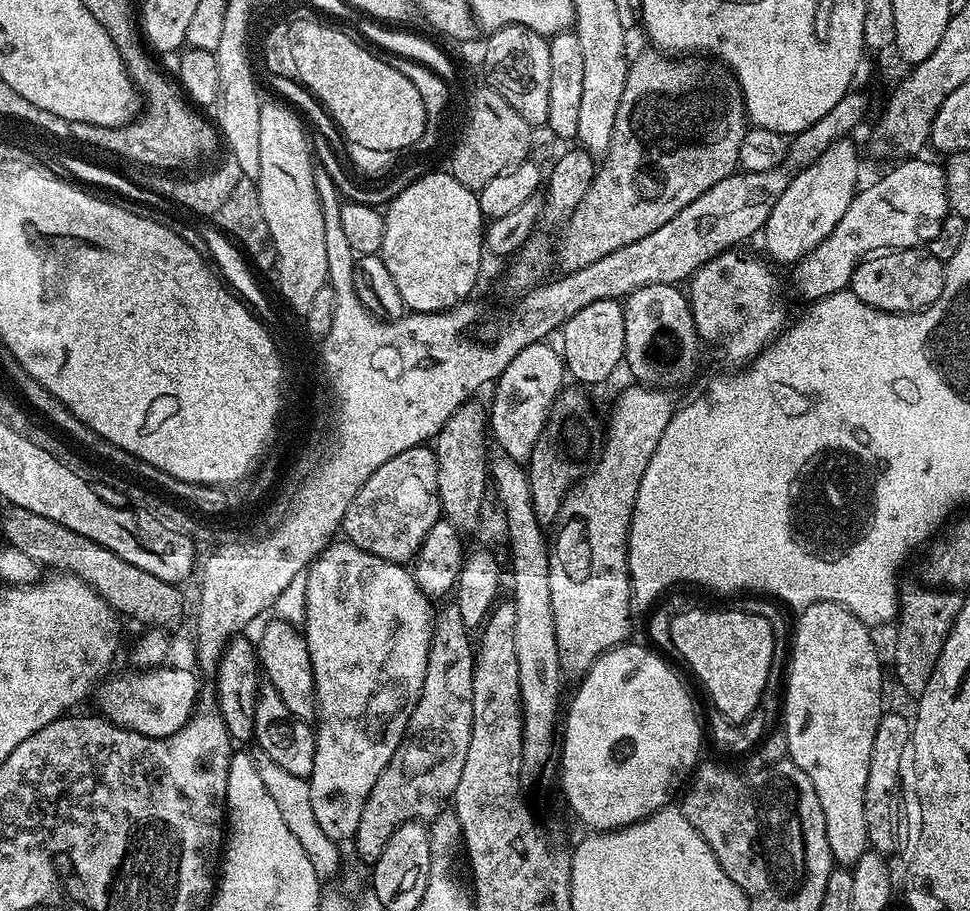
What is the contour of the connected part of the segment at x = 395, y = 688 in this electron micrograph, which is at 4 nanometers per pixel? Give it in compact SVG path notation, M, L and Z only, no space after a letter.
M343 538L333 539L332 543L327 548L320 551L320 555L308 565L306 569L306 577L308 581L304 584L304 626L302 625L302 633L304 640L308 644L310 662L313 668L313 686L315 688L315 724L314 731L316 733L316 749L314 750L314 770L311 776L307 777L308 785L310 786L310 807L314 809L314 820L318 822L318 826L322 826L322 834L326 834L334 841L345 842L344 840L351 841L355 837L358 830L358 818L362 818L362 806L366 806L366 798L370 794L370 790L374 790L374 782L378 782L378 774L382 774L382 770L386 770L386 766L390 762L390 758L394 758L394 750L404 741L404 731L408 728L410 722L410 713L412 707L416 705L416 699L420 697L422 690L422 682L426 678L426 662L430 654L430 644L432 642L432 628L434 625L434 608L432 612L432 604L428 601L429 593L418 583L417 577L407 572L407 567L404 564L392 564L388 560L378 558L374 554L370 554L366 550L362 550L358 546L354 546L350 541Z

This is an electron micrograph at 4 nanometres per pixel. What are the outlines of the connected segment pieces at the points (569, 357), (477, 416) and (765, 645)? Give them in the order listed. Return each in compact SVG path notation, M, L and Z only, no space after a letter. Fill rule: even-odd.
M619 299L590 302L563 324L559 336L558 348L564 357L567 375L571 379L573 376L577 385L598 386L614 371L614 366L624 363L624 305Z
M469 402L461 406L449 418L446 426L442 426L434 441L440 506L445 517L455 518L457 521L464 520L467 516L479 517L483 492L490 480L490 455L488 456L488 448L484 445L490 420L486 415L485 405L483 408L476 403Z
M704 608L678 613L670 626L670 637L678 648L679 659L692 667L693 674L708 691L711 707L740 724L760 707L774 655L774 634L770 622L756 613L707 612Z

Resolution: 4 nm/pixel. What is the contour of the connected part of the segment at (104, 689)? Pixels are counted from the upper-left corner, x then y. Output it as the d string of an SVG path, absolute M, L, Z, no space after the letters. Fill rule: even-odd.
M148 666L143 670L132 670L136 672L124 672L121 676L110 677L111 675L109 675L107 679L103 681L105 684L102 685L103 683L101 683L99 685L99 688L101 687L100 693L96 696L97 702L100 703L101 709L99 708L99 711L103 713L107 719L111 720L113 724L119 724L122 728L129 728L131 732L140 732L143 736L169 736L170 734L174 734L193 715L194 709L198 704L198 687L196 688L196 676L190 669L168 667L169 666Z

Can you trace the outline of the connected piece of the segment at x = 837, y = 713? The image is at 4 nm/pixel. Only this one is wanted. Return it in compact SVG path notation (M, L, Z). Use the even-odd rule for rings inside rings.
M818 602L799 613L800 621L794 624L794 639L790 644L790 663L786 668L786 691L782 696L782 719L784 725L782 731L788 740L787 759L792 760L814 782L814 790L818 794L818 800L822 802L822 814L826 818L826 838L830 842L832 859L837 865L851 866L862 858L862 854L869 849L868 831L866 830L866 810L864 809L864 791L866 790L866 778L870 774L870 750L874 750L874 734L878 734L878 722L883 718L886 705L884 705L884 672L880 669L880 656L876 653L876 644L872 641L869 625L863 624L858 617L850 614L840 604L834 602Z

